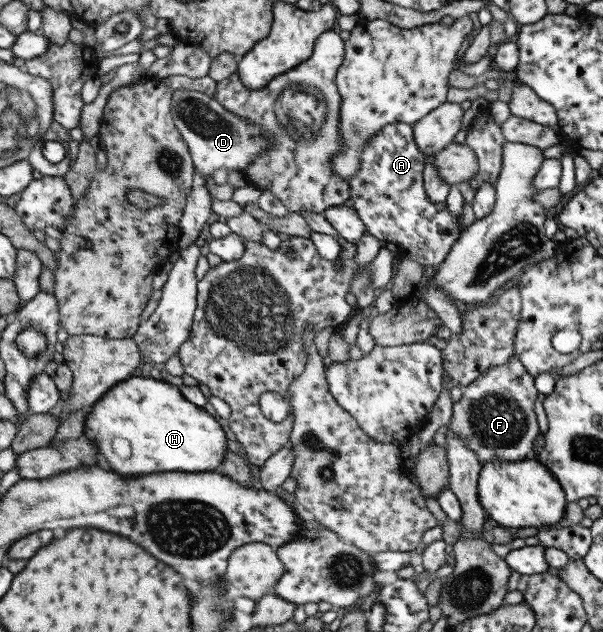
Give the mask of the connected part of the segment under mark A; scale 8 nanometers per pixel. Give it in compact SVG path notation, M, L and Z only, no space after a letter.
M392 122L382 126L374 136L368 138L366 146L360 148L360 168L348 182L348 194L352 199L352 209L362 221L367 232L374 236L381 248L388 249L394 260L410 259L423 267L440 264L452 243L460 234L458 220L451 216L445 202L430 202L423 186L424 158L422 152L416 148L412 138L411 125Z

